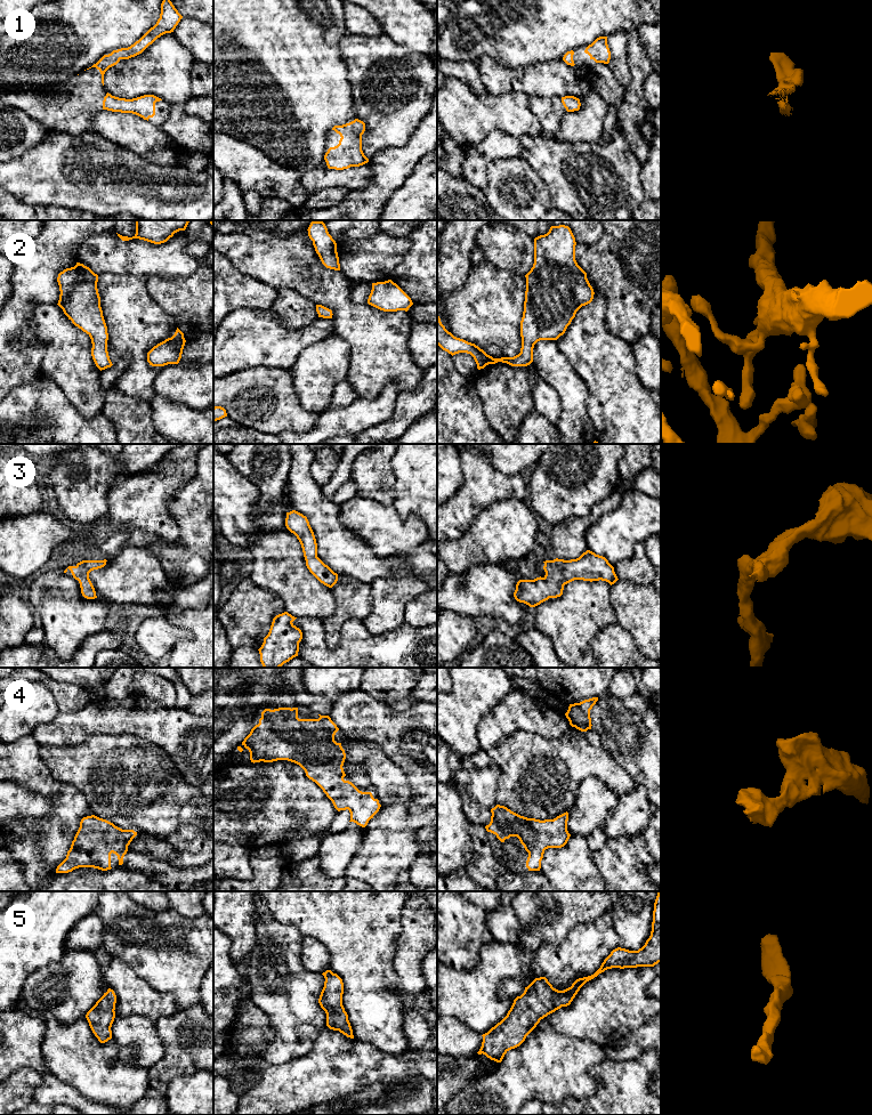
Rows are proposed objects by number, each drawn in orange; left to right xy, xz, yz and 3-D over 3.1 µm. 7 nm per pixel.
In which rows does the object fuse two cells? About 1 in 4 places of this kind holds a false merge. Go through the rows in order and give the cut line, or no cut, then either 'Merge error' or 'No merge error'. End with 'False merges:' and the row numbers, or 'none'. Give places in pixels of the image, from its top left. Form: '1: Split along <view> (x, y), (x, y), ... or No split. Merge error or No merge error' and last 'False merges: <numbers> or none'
1: No split. No merge error
2: No split. No merge error
3: No split. No merge error
4: No split. No merge error
5: No split. No merge error
False merges: none

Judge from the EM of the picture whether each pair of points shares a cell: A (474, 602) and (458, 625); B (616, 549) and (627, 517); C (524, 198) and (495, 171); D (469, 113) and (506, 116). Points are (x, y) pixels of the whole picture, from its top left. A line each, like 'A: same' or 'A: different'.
A: different
B: same
C: same
D: same

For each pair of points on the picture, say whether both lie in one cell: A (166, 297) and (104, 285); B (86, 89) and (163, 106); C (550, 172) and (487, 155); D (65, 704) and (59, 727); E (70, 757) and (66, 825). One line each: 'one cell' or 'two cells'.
A: two cells
B: one cell
C: two cells
D: two cells
E: two cells

